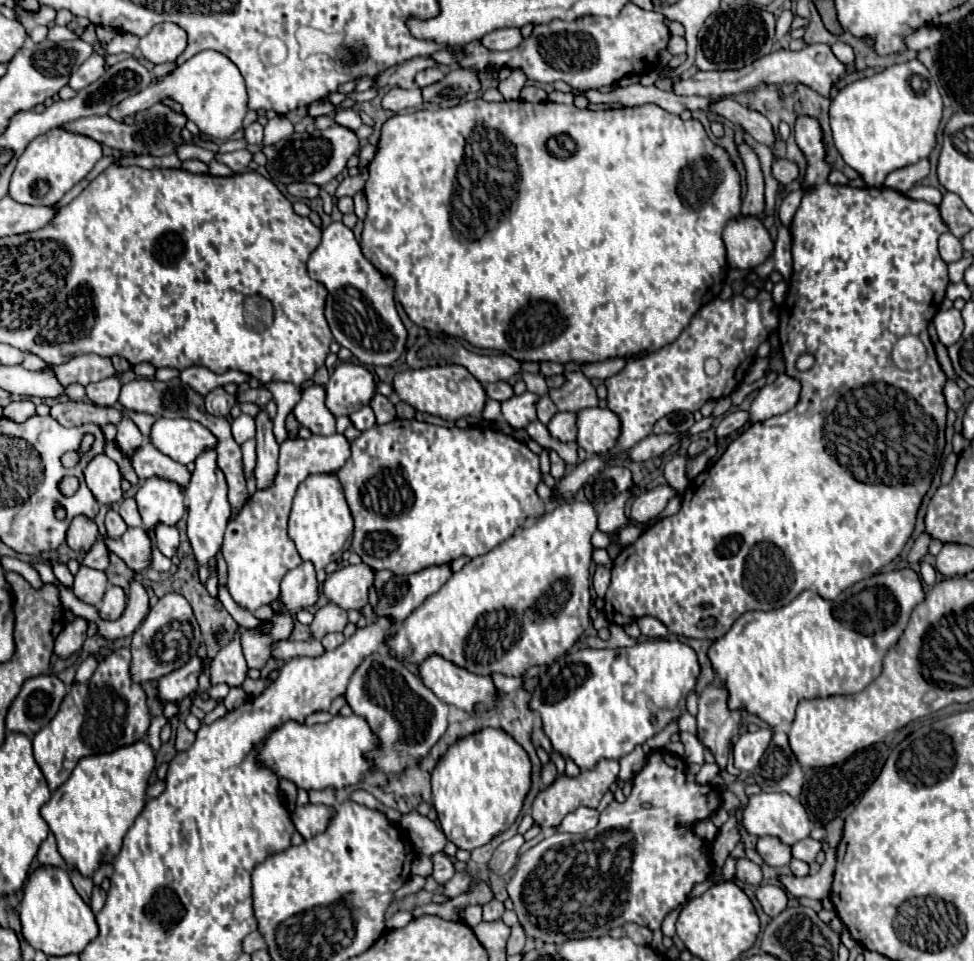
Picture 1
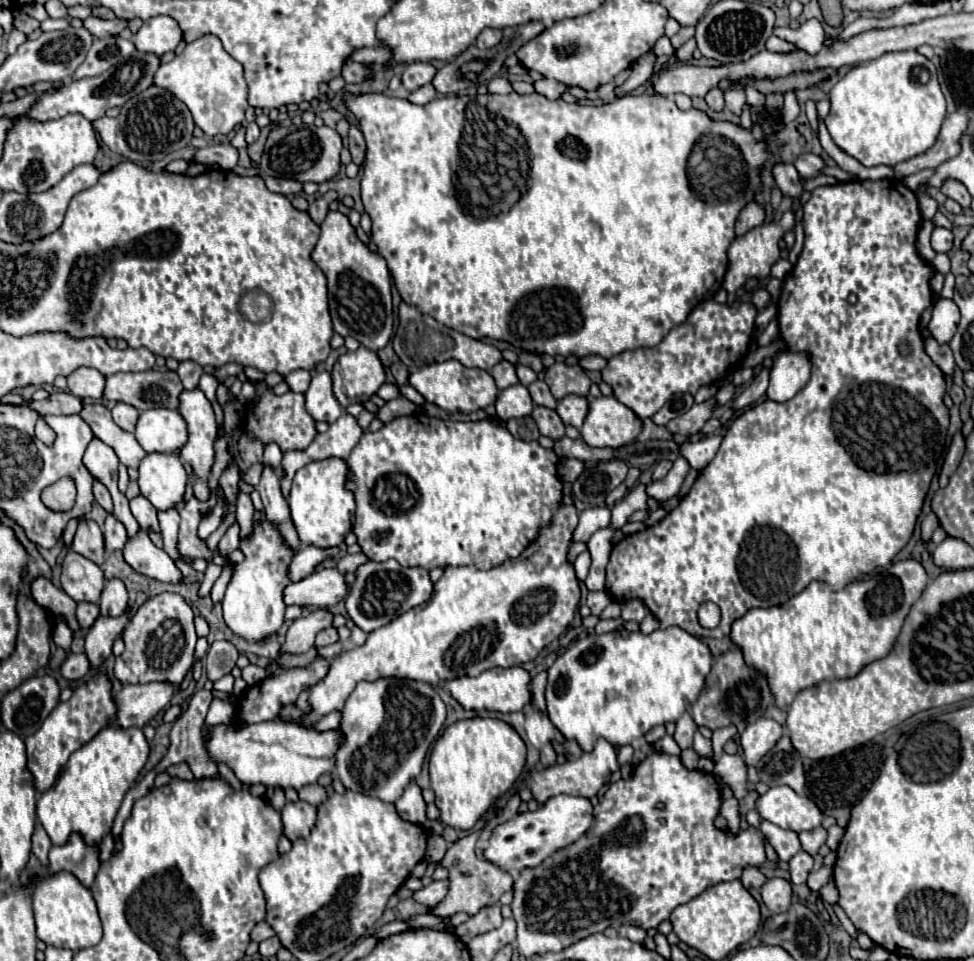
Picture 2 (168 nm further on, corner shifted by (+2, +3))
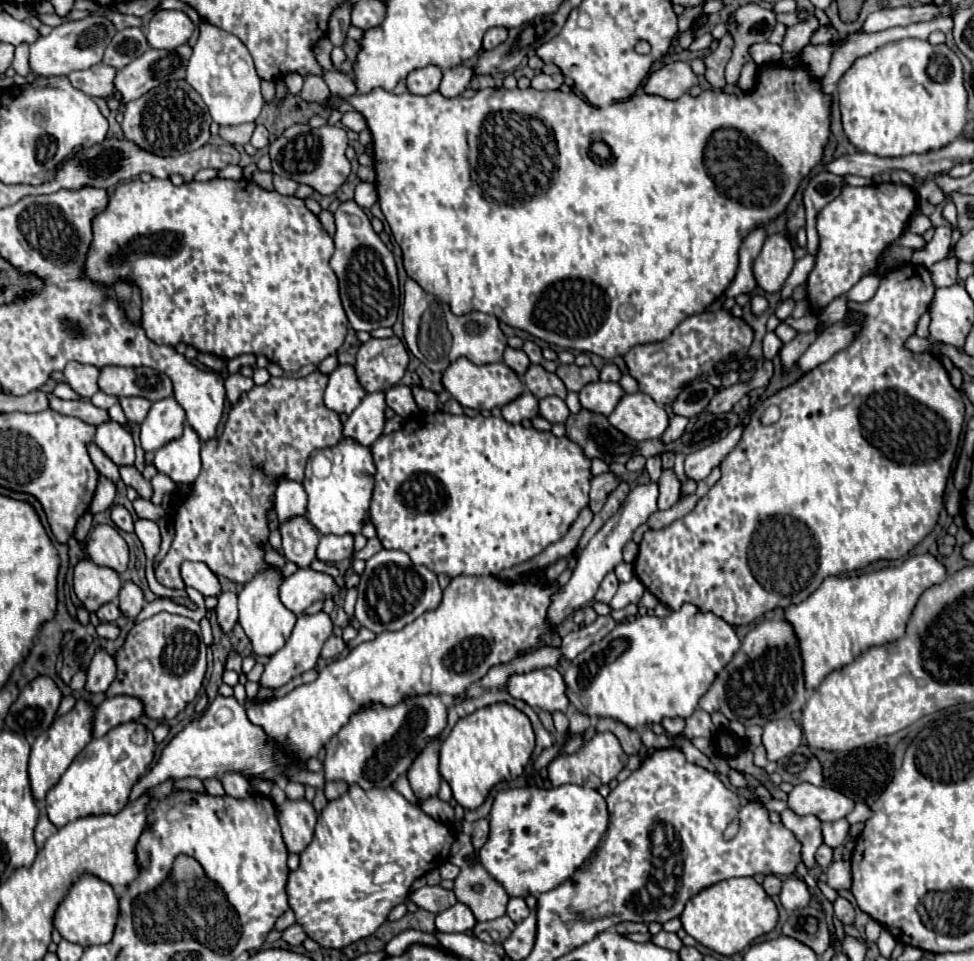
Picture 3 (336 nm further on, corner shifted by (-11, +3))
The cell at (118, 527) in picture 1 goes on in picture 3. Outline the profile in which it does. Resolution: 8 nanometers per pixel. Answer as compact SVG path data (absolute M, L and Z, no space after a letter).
M89 443L87 445L87 453L89 453L89 457L91 457L91 461L93 461L93 465L97 467L97 471L101 473L101 475L105 475L105 477L109 477L109 479L113 479L115 483L119 481L119 471L117 471L117 465L95 445L95 443Z

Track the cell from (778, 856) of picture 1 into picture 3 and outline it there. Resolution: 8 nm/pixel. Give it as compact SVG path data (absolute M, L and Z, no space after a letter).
M785 809L781 813L781 821L787 829L791 829L797 839L803 843L803 863L809 871L813 871L817 867L815 861L815 851L819 849L819 845L823 843L823 835L821 835L821 821L815 815L795 815L793 809Z

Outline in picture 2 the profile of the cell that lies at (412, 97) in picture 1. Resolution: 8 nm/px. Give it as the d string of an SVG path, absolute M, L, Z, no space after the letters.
M426 83L426 85L422 85L420 89L416 89L416 91L412 91L412 93L408 93L408 101L410 103L416 103L416 105L424 105L424 103L428 103L428 101L432 101L436 97L436 91L434 91L434 87L432 87L432 83Z

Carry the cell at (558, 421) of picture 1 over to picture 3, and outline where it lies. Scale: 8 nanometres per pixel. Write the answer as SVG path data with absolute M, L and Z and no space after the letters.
M589 383L579 391L581 407L587 407L589 411L599 411L603 415L611 415L611 411L617 407L617 403L623 397L623 389L619 383Z

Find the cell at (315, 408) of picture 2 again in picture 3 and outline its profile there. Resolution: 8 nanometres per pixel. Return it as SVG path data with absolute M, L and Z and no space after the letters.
M339 365L331 375L325 389L325 405L335 413L351 415L353 409L365 397L365 389L361 387L353 365Z

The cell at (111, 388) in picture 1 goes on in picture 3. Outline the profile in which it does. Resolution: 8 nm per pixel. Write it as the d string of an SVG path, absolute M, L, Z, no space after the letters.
M71 361L63 369L65 383L81 397L91 397L93 393L99 391L95 379L99 377L99 369L93 365L83 365L77 361Z

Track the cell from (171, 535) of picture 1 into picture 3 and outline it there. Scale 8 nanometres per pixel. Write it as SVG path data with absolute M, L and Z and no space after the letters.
M121 465L119 475L127 487L133 487L143 499L151 499L151 483L137 471L135 465Z

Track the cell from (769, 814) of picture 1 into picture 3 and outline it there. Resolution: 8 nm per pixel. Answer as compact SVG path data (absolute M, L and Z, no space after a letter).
M811 783L795 785L787 803L797 815L817 815L821 821L837 821L849 815L855 807L853 799L841 791L831 787L817 787Z

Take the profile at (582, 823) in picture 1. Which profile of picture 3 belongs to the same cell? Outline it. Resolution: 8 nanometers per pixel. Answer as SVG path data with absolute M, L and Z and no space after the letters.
M565 783L551 789L537 785L501 789L489 811L489 837L477 851L477 861L509 897L541 895L565 883L591 857L607 825L607 803L591 787Z

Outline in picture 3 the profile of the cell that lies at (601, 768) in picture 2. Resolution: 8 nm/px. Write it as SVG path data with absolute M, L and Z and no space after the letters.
M603 731L603 733L595 733L587 743L583 743L579 747L579 751L571 753L571 755L557 755L551 763L549 763L549 779L553 785L563 785L563 783L575 783L575 785L583 785L587 781L589 787L599 789L601 785L609 783L611 779L617 777L617 773L627 765L627 755L621 749L619 739L611 733L611 731Z

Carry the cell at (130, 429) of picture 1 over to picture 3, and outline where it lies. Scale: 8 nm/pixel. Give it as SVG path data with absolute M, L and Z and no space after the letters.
M123 397L121 407L131 423L143 423L151 403L145 397Z

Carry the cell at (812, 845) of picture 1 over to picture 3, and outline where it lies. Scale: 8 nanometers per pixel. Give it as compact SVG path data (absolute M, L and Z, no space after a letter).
M837 819L837 821L831 821L831 823L823 823L823 841L833 849L845 843L847 833L849 833L847 819Z

